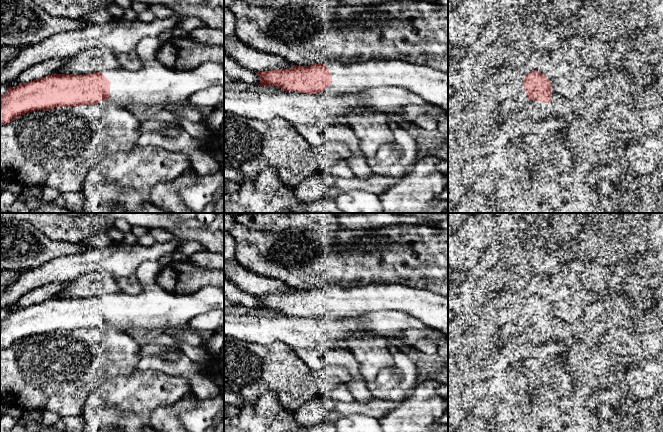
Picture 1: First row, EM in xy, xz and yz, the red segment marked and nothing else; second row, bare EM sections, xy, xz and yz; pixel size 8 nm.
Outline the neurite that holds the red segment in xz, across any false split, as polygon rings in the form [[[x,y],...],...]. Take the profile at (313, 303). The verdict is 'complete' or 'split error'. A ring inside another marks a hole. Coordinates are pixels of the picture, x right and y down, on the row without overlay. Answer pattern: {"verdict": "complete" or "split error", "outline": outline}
{"verdict": "split error", "outline": [[[401,284],[351,288],[325,285],[255,297],[260,300],[258,310],[278,310],[285,317],[354,319],[395,310],[442,332],[448,342],[448,296],[421,288]]]}

